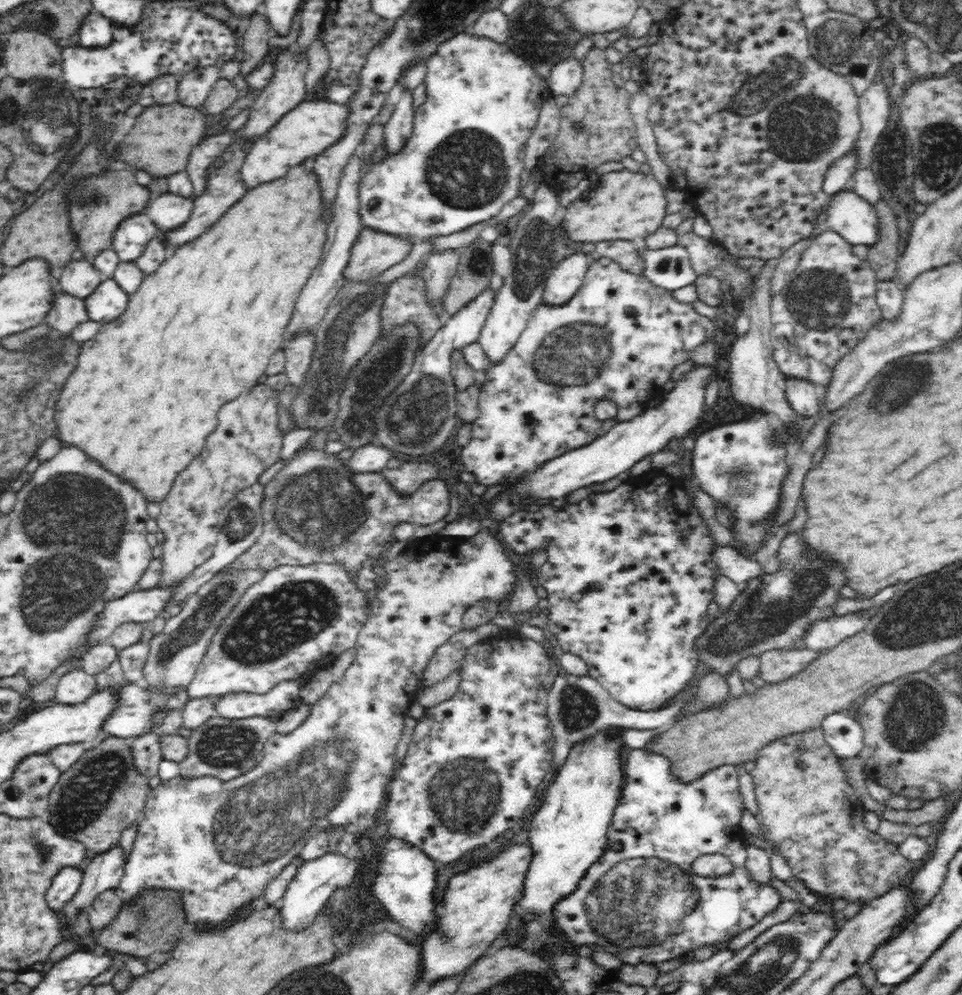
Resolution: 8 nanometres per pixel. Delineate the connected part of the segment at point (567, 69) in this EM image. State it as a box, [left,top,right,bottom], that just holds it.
[546,57,583,96]

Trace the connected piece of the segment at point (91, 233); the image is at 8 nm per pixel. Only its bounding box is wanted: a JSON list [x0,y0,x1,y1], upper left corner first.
[72,171,154,260]

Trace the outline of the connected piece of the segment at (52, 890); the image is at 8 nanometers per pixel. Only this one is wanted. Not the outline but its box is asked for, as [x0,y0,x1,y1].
[44,866,81,911]

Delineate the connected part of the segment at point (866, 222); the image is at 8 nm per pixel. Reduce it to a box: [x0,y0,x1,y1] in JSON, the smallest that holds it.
[826,192,880,247]

